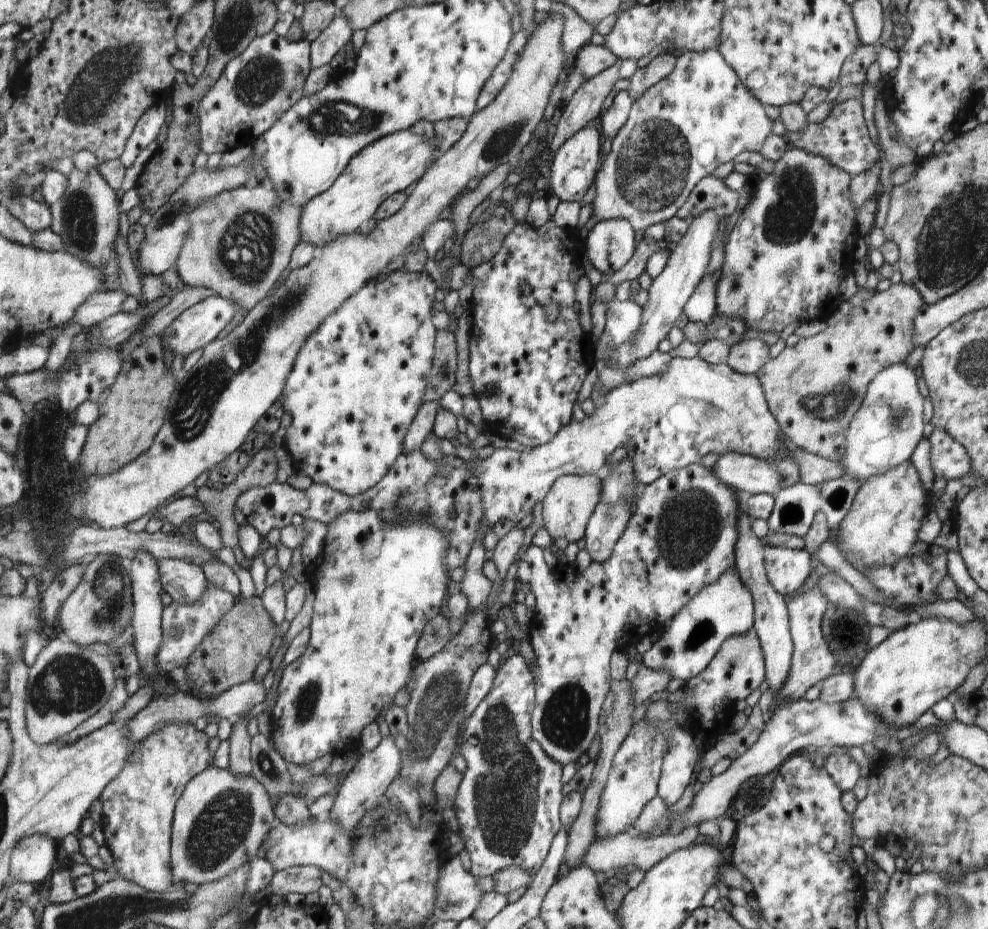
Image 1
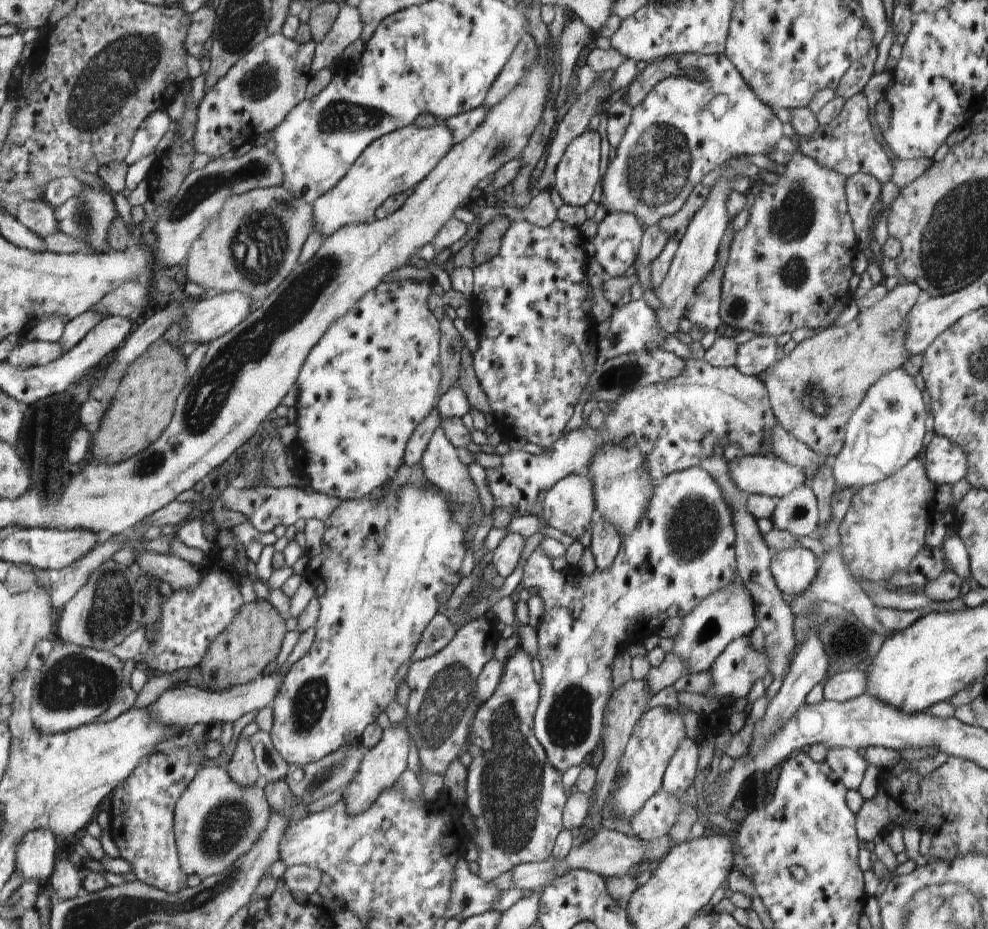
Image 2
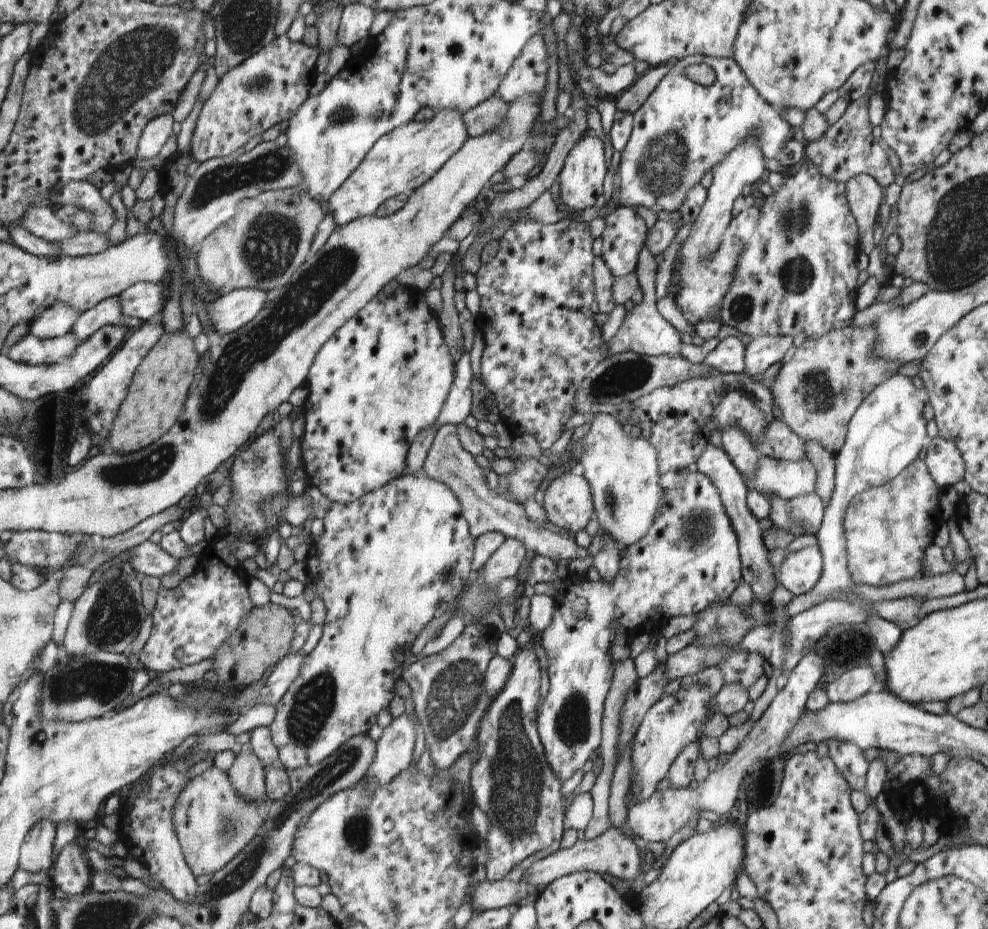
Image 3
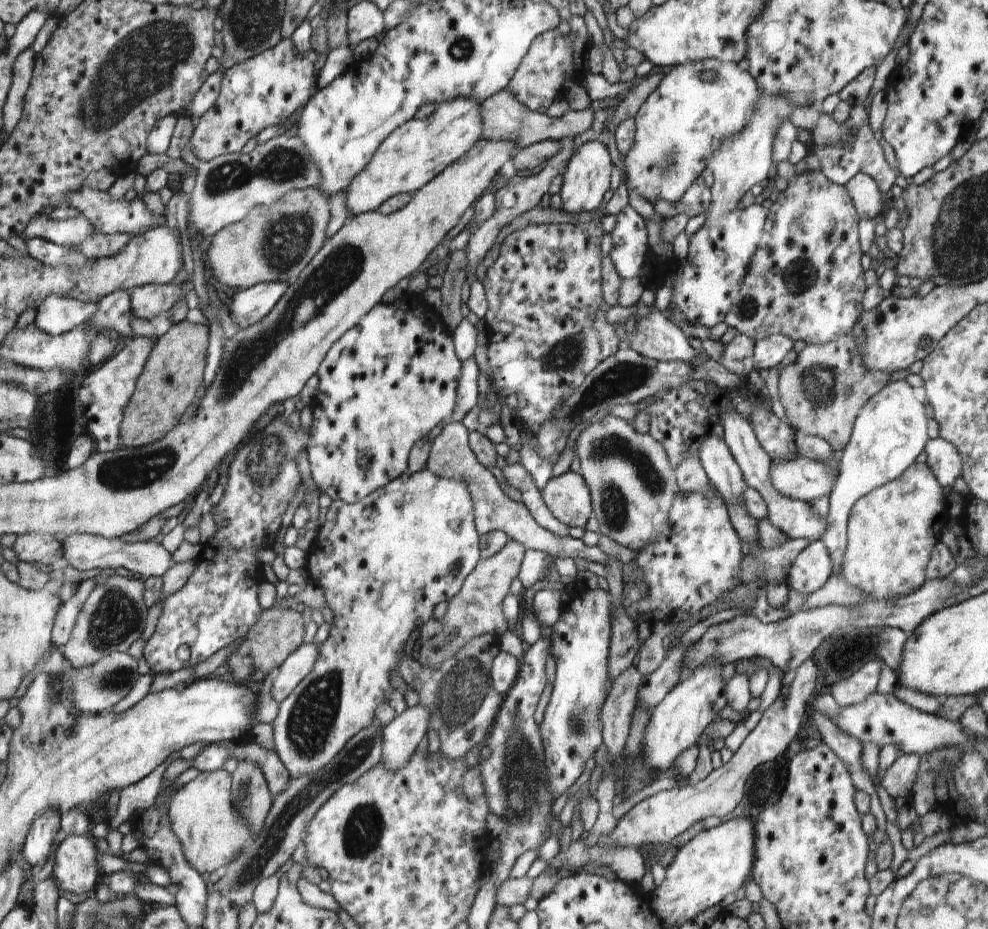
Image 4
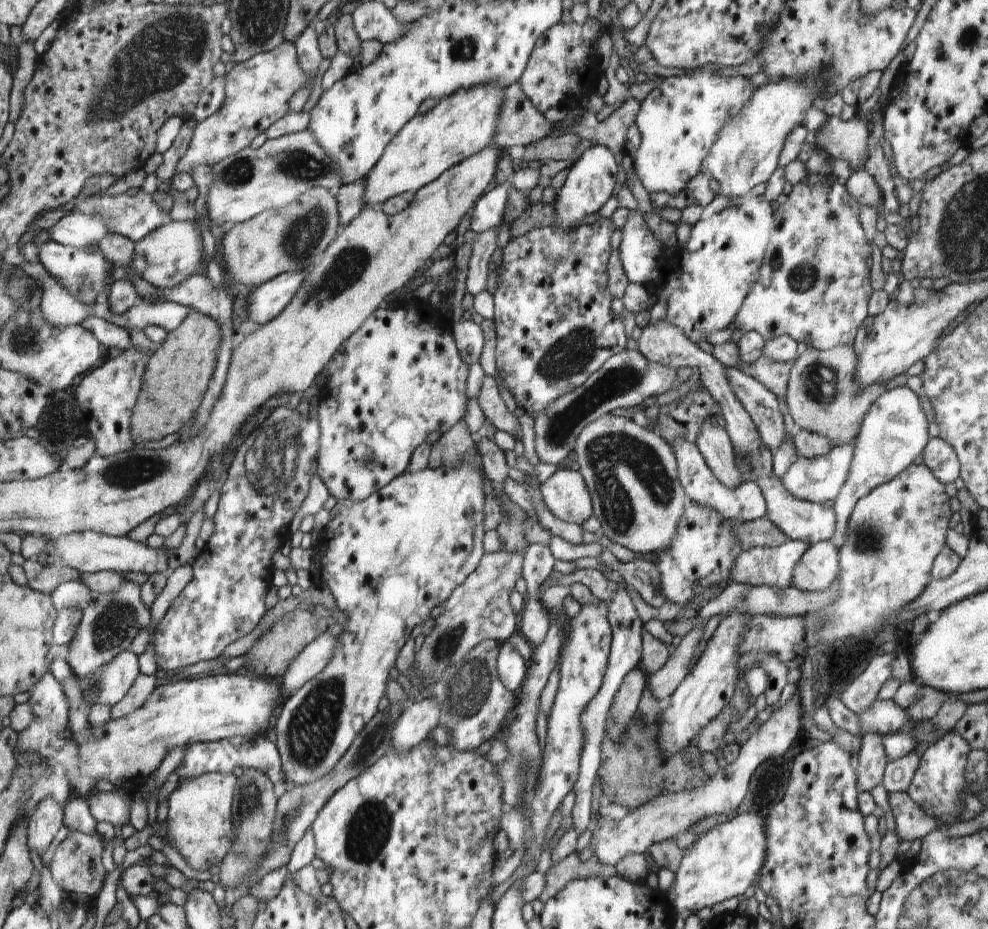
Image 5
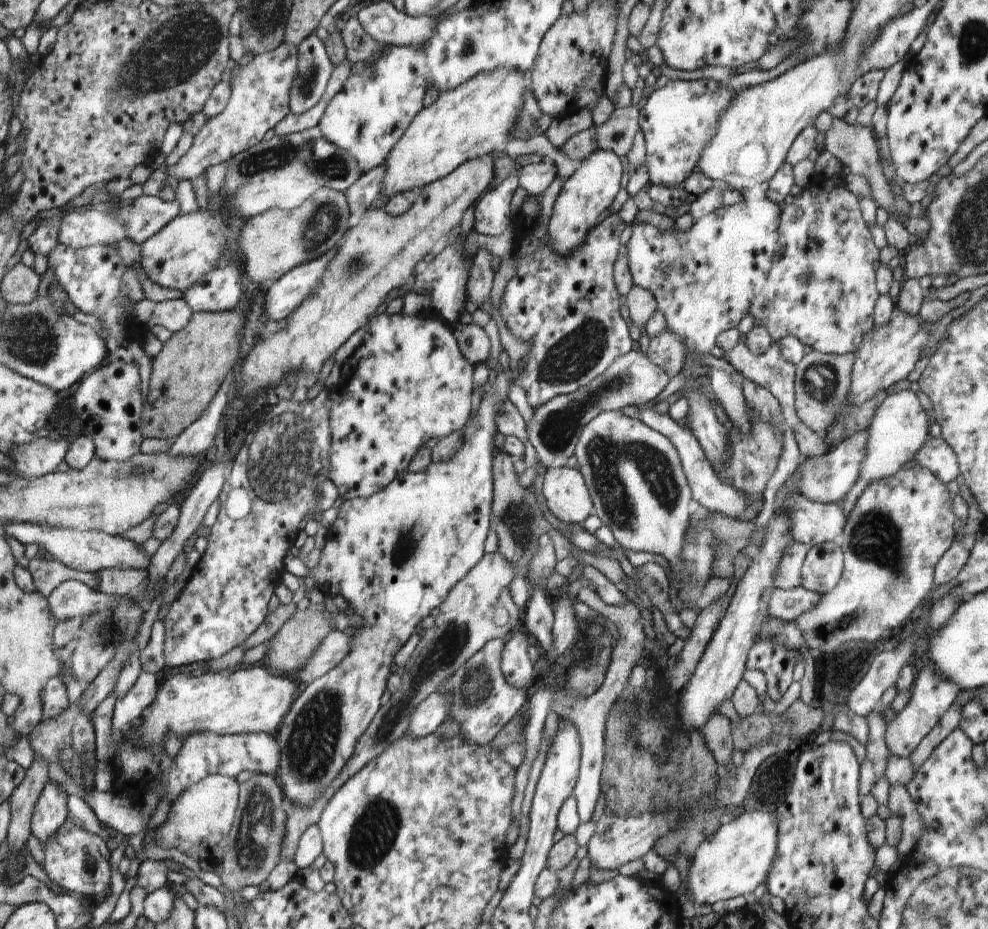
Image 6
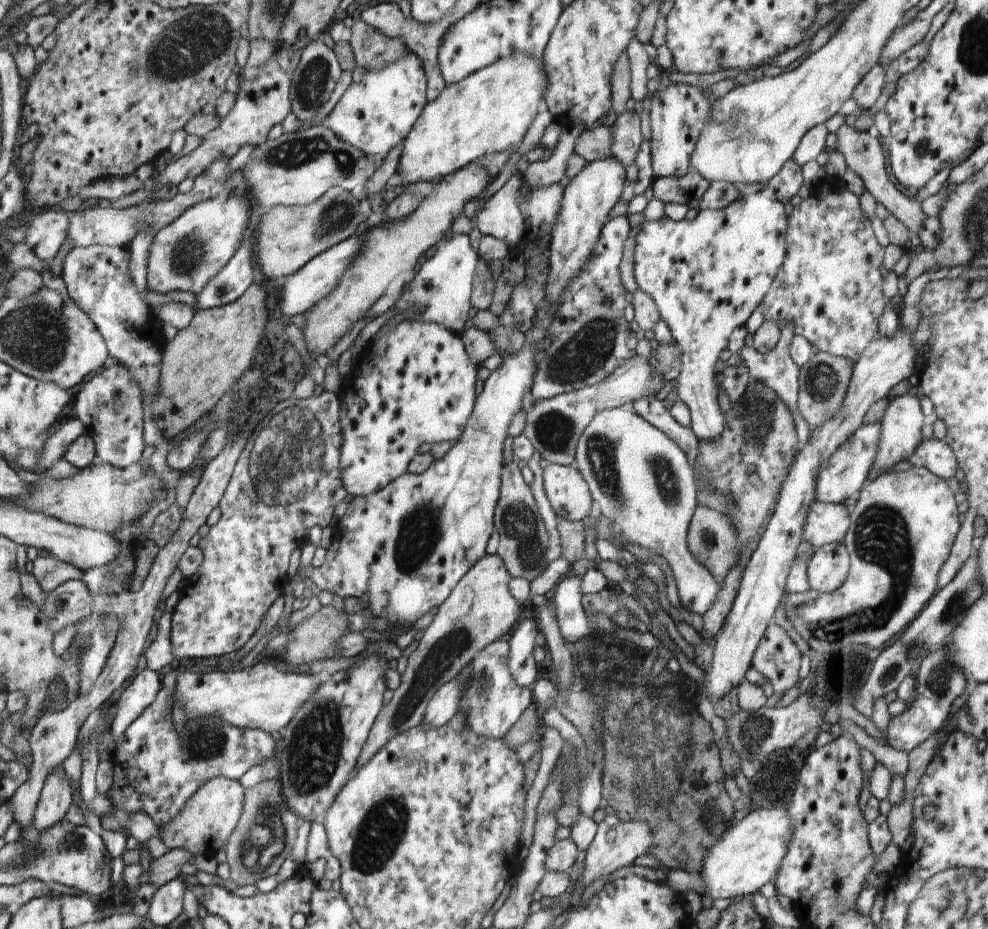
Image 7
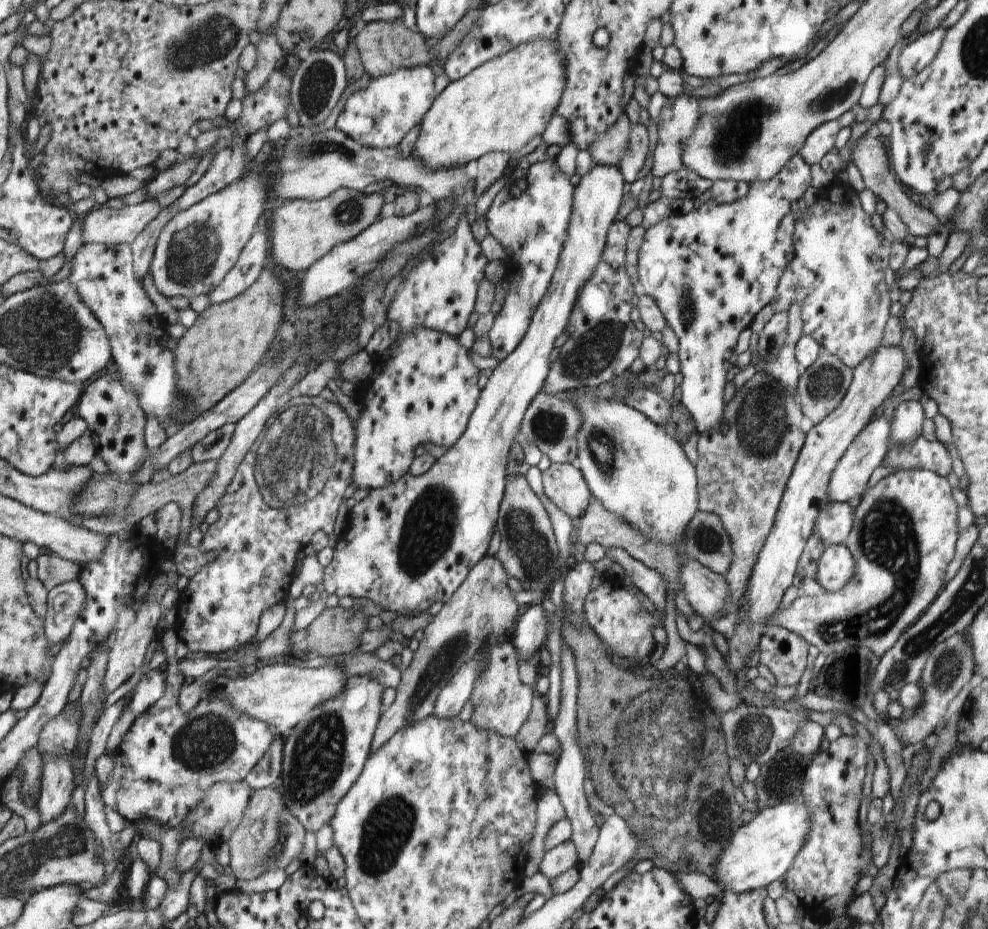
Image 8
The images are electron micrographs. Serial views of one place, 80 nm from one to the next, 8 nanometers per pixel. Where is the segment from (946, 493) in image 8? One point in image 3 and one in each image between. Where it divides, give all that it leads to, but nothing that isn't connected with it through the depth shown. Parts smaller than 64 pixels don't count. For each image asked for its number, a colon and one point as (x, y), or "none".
3: (888, 528)
4: (891, 532)
5: (894, 533)
6: (899, 528)
7: (903, 525)

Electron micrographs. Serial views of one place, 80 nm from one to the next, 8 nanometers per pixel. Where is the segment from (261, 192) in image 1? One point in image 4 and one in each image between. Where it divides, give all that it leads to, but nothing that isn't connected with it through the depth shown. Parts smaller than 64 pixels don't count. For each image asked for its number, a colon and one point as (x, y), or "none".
2: (255, 243)
3: (271, 236)
4: (273, 243)

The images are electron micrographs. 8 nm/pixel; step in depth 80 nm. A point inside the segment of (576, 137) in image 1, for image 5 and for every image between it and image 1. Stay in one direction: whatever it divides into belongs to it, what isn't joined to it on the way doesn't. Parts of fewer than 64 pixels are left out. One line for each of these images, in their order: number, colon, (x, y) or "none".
2: (576, 175)
3: (583, 173)
4: (586, 177)
5: (591, 178)

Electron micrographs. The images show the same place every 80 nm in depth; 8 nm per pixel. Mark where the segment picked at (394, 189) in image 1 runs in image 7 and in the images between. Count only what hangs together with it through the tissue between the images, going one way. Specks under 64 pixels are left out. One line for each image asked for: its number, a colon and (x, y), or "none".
2: (402, 159)
3: (404, 159)
4: (417, 153)
5: (460, 125)
6: (475, 119)
7: (488, 112)

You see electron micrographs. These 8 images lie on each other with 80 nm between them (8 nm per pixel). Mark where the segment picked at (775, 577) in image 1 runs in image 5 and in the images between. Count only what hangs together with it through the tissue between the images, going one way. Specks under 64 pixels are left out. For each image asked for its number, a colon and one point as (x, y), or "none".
2: (793, 569)
3: (799, 572)
4: (813, 568)
5: (819, 566)

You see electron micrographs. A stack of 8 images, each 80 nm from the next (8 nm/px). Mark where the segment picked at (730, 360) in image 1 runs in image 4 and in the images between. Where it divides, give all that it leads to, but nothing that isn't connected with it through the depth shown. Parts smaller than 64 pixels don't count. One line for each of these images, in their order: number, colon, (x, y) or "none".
2: (752, 358)
3: (761, 353)
4: (770, 352)

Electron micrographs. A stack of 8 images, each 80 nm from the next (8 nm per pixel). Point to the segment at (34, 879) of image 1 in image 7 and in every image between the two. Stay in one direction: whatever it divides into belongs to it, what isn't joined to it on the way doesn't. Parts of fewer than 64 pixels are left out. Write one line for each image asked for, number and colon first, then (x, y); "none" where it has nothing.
2: (37, 855)
3: (36, 856)
4: (36, 850)
5: (46, 820)
6: (50, 811)
7: (55, 798)

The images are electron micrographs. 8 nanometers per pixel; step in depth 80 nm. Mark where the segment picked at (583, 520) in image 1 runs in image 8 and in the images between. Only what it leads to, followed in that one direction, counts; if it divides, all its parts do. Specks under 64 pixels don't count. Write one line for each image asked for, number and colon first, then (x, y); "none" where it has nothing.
2: (570, 506)
3: (568, 502)
4: (568, 497)
5: (566, 494)
6: (565, 490)
7: (566, 489)
8: (564, 484)

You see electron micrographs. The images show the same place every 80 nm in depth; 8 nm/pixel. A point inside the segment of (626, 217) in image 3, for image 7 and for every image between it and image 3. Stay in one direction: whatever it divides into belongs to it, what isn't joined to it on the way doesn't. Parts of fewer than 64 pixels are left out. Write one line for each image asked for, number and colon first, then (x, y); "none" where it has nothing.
4: (626, 244)
5: (640, 255)
6: (704, 279)
7: (706, 276)

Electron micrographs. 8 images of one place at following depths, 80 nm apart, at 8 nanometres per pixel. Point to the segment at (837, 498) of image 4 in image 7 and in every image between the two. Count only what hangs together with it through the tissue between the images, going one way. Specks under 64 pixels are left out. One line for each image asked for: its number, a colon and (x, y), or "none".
5: (893, 433)
6: (899, 428)
7: (900, 427)

